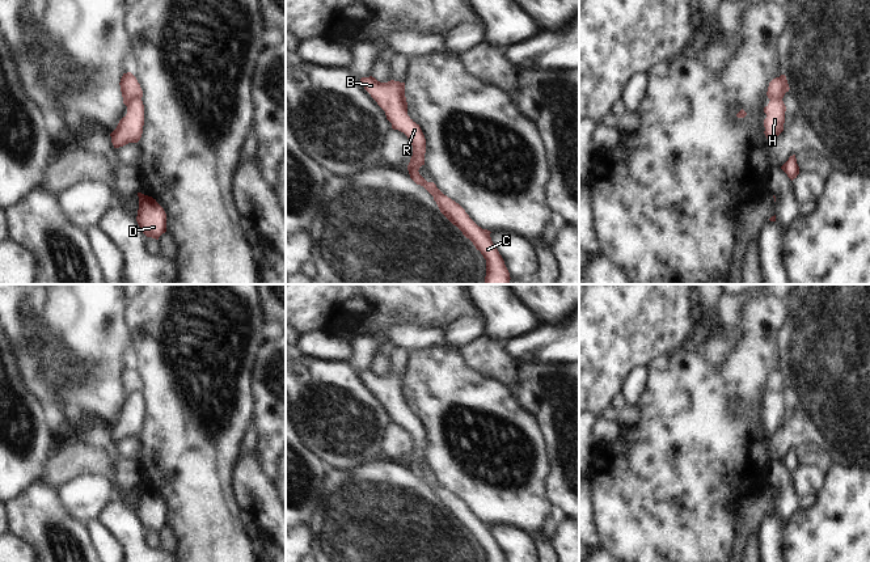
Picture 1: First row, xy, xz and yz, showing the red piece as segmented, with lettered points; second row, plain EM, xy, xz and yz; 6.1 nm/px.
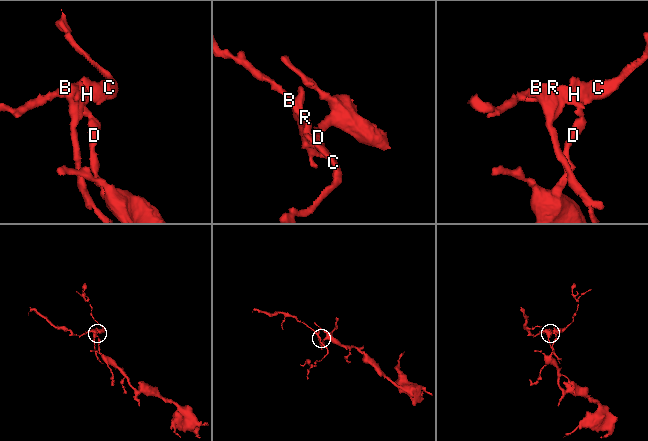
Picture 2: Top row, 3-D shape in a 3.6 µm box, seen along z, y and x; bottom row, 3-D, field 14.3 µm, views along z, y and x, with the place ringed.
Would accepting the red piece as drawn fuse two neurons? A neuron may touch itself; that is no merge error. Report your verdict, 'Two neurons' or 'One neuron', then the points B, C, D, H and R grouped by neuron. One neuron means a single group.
Two neurons. Groups: B C R / D H.

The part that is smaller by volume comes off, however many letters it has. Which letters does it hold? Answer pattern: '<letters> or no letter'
B, C, R

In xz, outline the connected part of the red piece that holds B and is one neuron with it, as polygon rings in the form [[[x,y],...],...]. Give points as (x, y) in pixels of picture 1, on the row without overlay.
[[[375,371],[360,372],[364,383],[385,405],[387,413],[392,417],[393,423],[404,426],[413,439],[413,449],[407,459],[410,472],[427,483],[427,476],[421,468],[419,461],[425,459],[426,432],[419,421],[407,409],[407,396],[405,390],[405,376],[390,373],[380,376]]]

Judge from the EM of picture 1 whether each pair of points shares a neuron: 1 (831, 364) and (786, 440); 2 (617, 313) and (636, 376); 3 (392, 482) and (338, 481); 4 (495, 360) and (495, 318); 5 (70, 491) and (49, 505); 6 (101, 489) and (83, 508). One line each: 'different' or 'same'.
1: same
2: different
3: same
4: different
5: different
6: same

